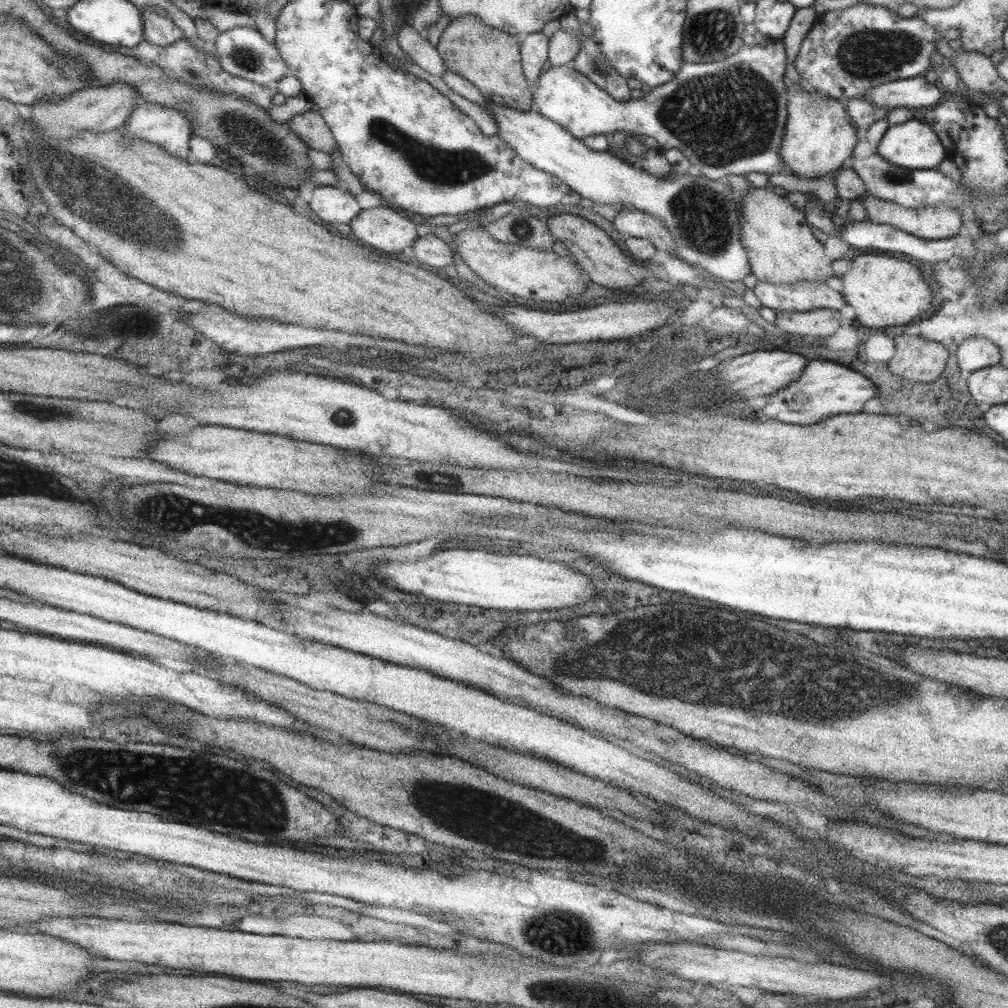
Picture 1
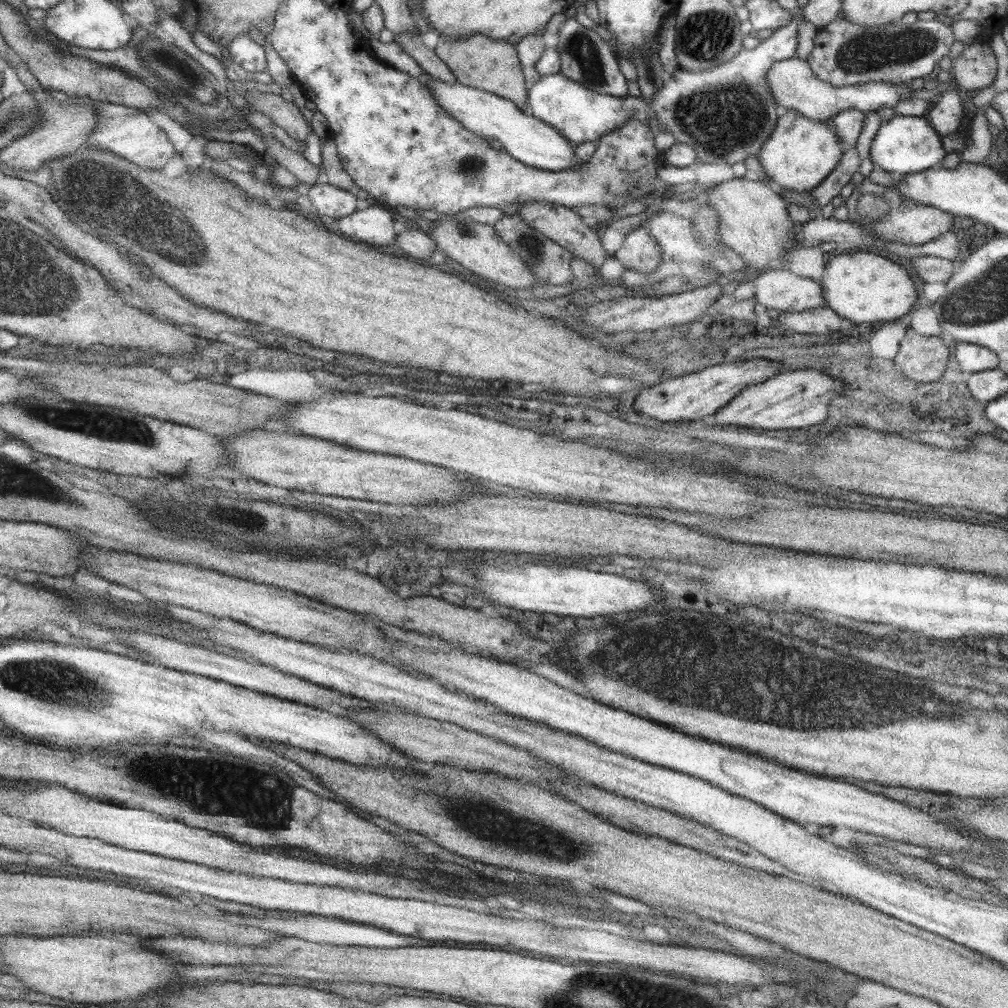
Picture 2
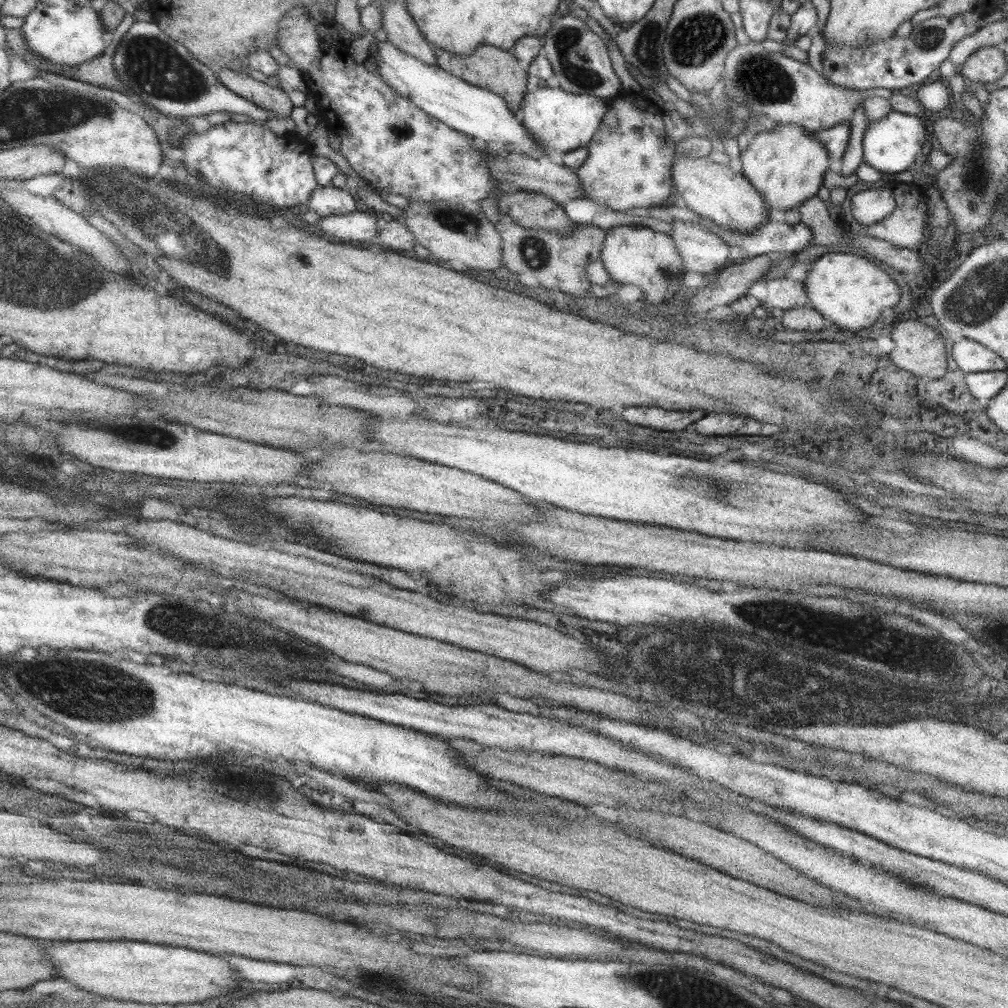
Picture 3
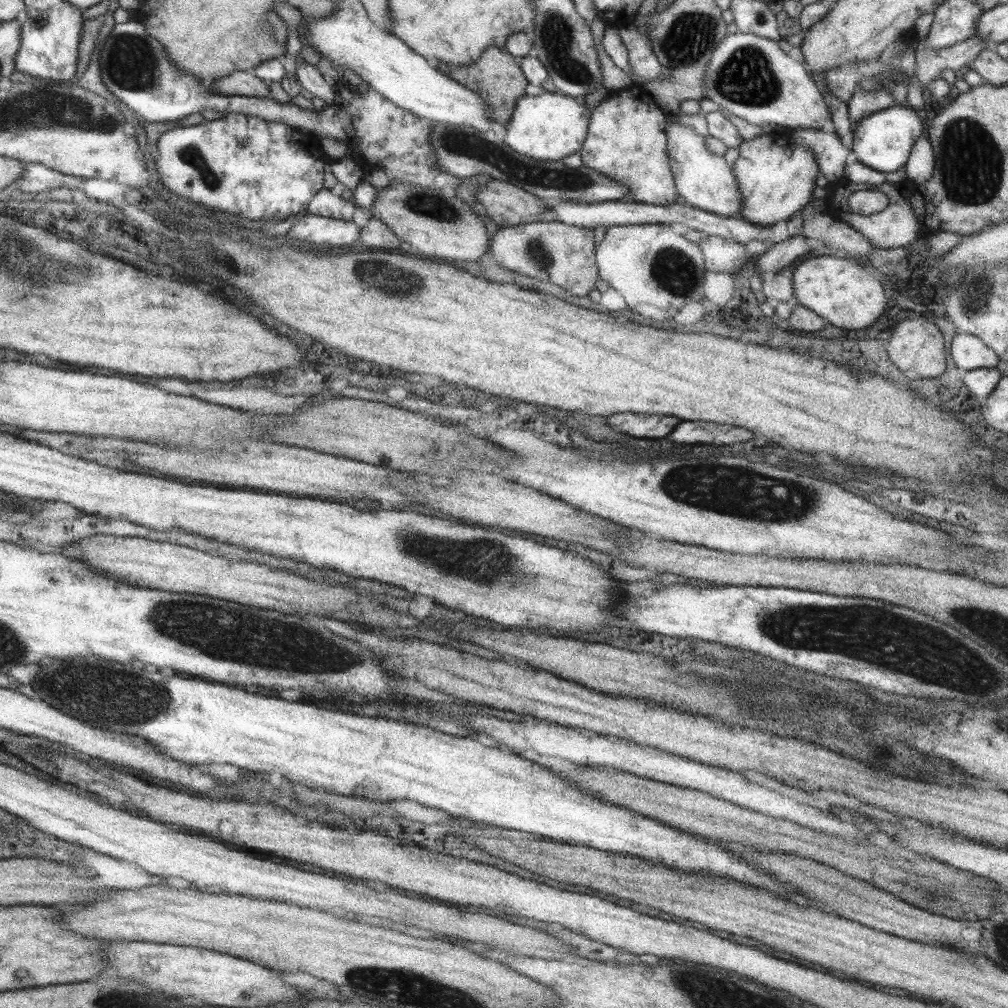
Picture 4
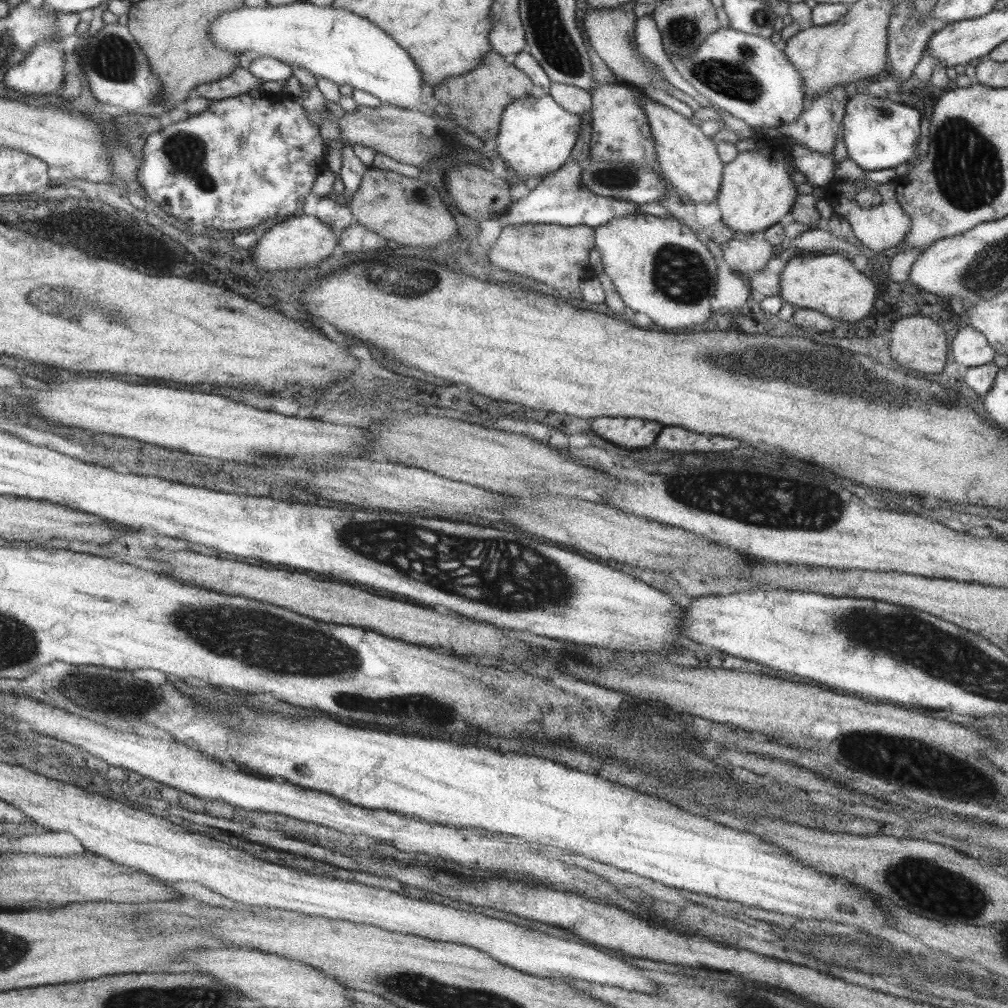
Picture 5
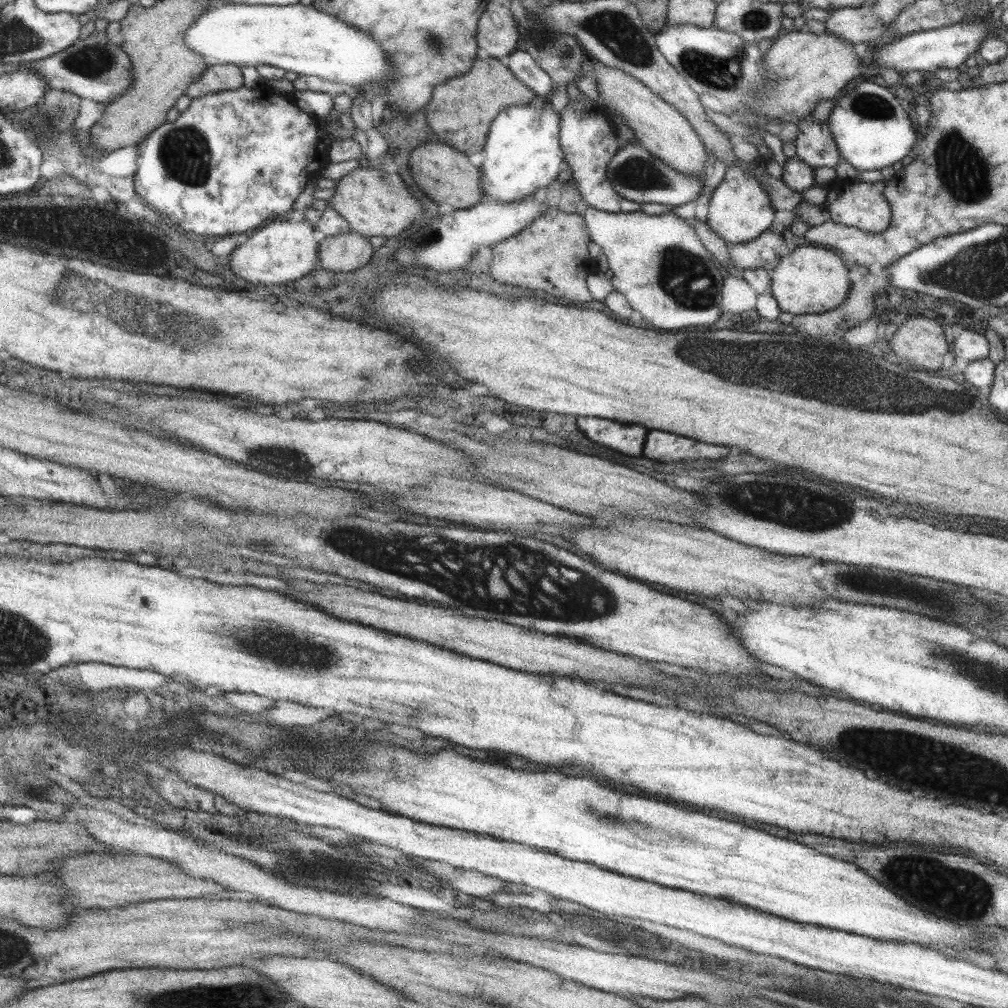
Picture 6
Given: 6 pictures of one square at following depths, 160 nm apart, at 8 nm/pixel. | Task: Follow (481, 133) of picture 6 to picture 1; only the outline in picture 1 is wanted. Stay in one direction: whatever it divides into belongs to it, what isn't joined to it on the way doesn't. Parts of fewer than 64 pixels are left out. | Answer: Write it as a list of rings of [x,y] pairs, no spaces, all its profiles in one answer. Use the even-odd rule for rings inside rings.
[[[467,14],[450,21],[438,38],[435,48],[446,70],[468,80],[484,96],[486,102],[527,112],[532,96],[522,73],[520,40],[517,35],[485,26],[479,18]]]

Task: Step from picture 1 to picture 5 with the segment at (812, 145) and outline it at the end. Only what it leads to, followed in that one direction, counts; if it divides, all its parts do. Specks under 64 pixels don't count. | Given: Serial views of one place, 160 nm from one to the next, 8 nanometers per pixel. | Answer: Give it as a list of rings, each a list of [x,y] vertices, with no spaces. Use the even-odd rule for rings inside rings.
[[[771,137],[765,146],[757,145],[753,150],[739,151],[731,162],[723,165],[716,201],[721,222],[734,233],[760,235],[789,213],[797,192],[788,172],[795,170],[792,162],[785,164],[784,160],[789,160],[790,155],[782,143],[777,137]]]

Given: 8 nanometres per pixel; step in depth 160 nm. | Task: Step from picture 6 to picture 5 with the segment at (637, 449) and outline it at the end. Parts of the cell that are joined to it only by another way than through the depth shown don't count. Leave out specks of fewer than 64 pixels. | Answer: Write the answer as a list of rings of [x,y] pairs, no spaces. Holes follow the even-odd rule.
[[[603,416],[603,418],[593,418],[590,432],[623,448],[643,448],[653,444],[660,430],[658,422],[655,424],[649,420]]]

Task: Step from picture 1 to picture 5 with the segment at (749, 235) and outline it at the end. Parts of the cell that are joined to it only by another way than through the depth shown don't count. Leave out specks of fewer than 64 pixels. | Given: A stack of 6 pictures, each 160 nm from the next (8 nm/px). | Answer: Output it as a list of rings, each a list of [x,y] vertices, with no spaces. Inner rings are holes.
[[[639,95],[638,105],[649,125],[654,142],[655,160],[664,178],[675,190],[682,190],[683,194],[689,197],[689,201],[695,204],[717,200],[724,162],[718,157],[714,139],[707,138],[698,129],[696,121],[683,117],[649,96]]]

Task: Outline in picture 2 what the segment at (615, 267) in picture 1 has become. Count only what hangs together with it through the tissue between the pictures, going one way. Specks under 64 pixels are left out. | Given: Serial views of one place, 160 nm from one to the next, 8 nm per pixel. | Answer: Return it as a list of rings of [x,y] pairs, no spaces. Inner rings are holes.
[[[526,202],[519,205],[519,217],[523,223],[528,224],[535,231],[543,234],[549,240],[556,242],[559,246],[566,248],[574,257],[582,258],[595,269],[595,274],[599,273],[600,267],[605,259],[613,257],[608,254],[603,247],[595,230],[581,221],[578,214],[573,213],[569,208],[559,204],[543,204],[539,202]]]

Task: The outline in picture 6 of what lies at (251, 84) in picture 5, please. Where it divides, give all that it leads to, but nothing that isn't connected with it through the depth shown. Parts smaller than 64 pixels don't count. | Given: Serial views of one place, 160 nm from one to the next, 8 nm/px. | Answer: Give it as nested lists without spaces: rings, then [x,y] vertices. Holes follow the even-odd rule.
[[[208,65],[187,88],[189,99],[212,92],[230,91],[243,86],[240,67],[235,65]]]

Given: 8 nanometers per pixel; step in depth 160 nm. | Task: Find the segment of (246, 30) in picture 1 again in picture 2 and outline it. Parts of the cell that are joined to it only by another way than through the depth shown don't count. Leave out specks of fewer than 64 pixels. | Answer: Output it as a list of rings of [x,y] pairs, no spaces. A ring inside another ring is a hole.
[[[240,32],[227,46],[232,63],[248,73],[266,70],[264,48],[257,45],[247,34]]]

